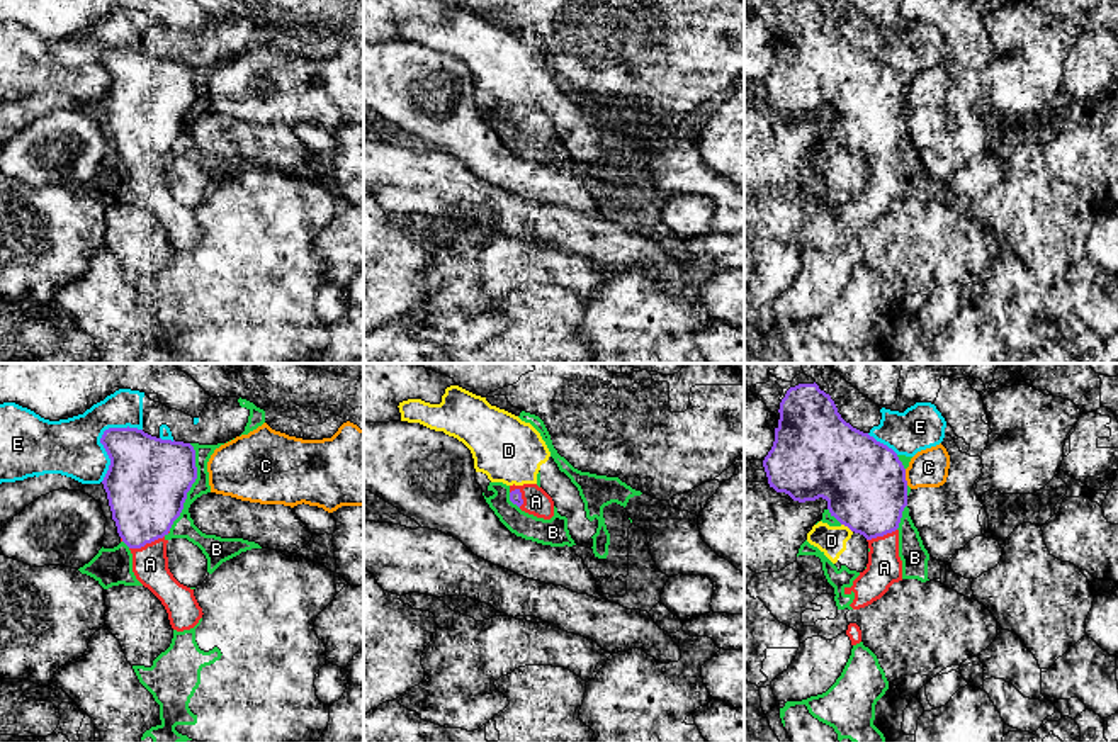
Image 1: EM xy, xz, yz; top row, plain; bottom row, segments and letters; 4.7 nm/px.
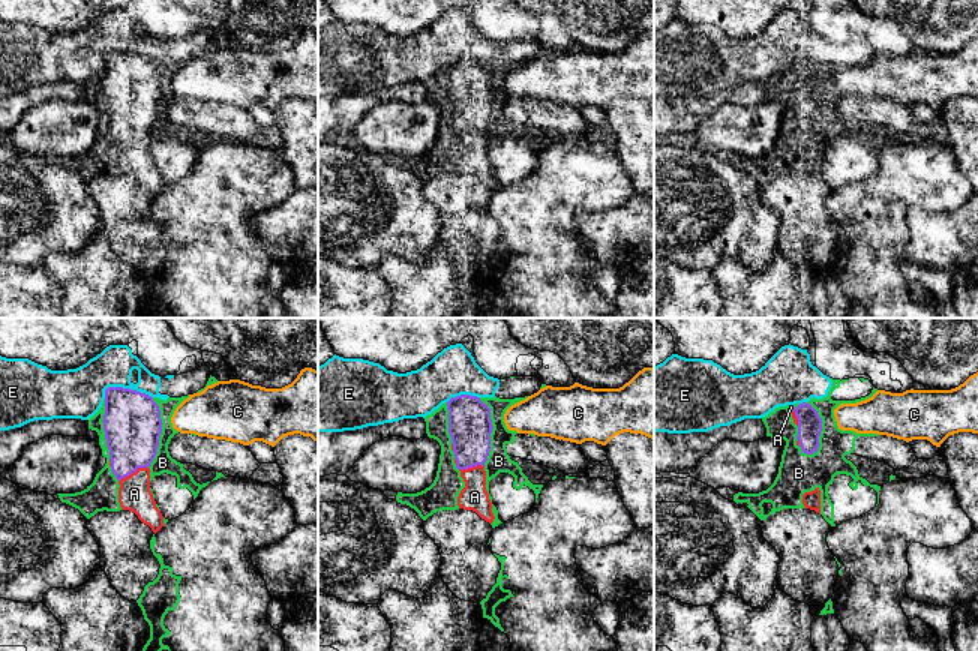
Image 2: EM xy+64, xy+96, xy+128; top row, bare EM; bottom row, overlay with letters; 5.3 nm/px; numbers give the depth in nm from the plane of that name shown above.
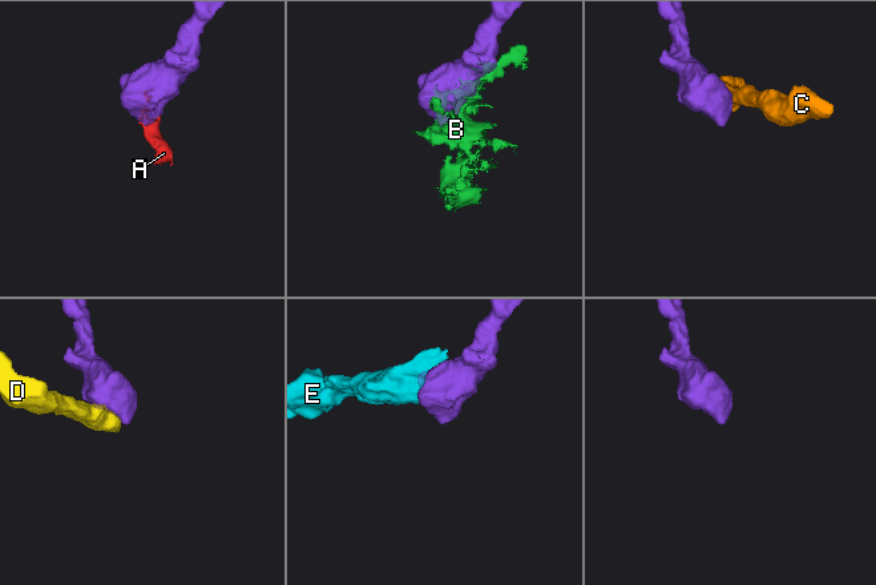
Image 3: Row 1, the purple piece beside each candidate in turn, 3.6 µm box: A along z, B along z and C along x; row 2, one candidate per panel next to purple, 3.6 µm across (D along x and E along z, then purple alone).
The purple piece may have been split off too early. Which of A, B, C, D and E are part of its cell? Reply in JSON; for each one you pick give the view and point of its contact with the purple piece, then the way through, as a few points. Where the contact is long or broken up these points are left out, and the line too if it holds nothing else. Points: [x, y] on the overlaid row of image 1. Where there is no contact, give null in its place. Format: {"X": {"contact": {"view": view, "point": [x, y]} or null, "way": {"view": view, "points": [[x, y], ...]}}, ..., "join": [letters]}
{"A": {"contact": {"view": "xy", "point": [146, 542]}}, "join": ["A"]}

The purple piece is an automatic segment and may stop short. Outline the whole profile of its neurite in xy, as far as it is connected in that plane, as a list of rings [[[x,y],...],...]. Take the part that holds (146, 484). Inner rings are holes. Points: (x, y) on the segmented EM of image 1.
[[[109,428],[104,445],[110,465],[102,481],[121,542],[133,554],[133,572],[165,606],[173,630],[194,628],[202,618],[194,589],[180,584],[168,569],[165,538],[180,516],[187,492],[197,479],[195,450],[190,443],[151,436],[138,428]]]

